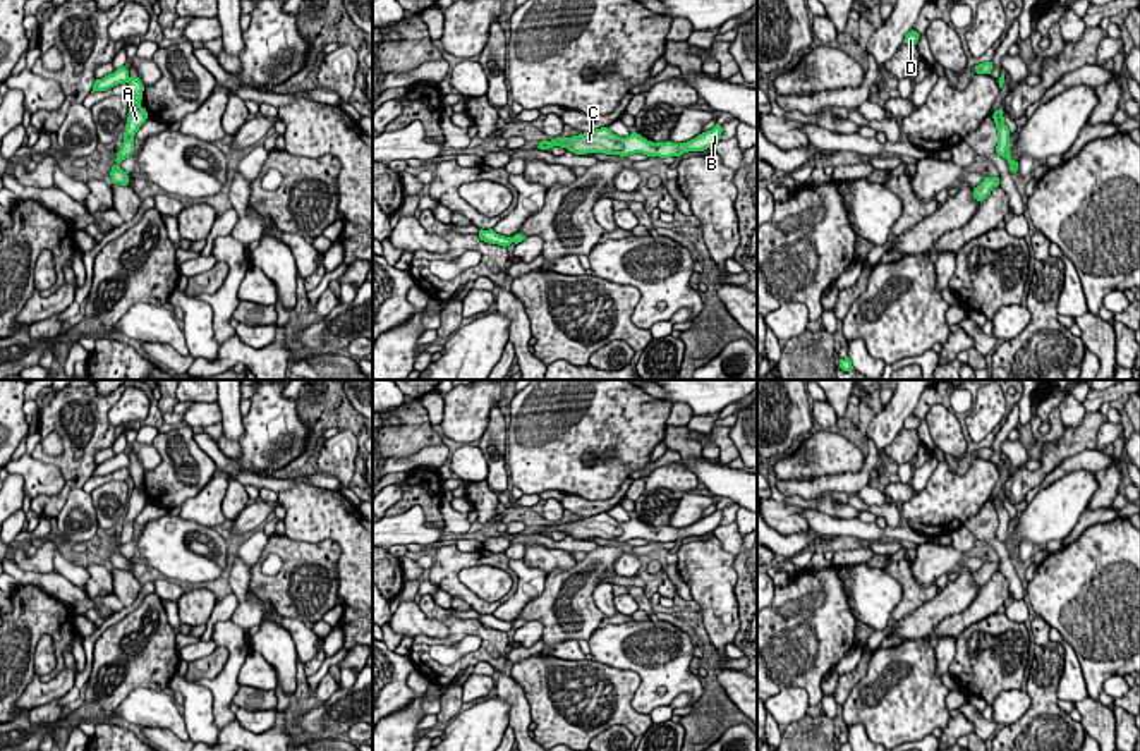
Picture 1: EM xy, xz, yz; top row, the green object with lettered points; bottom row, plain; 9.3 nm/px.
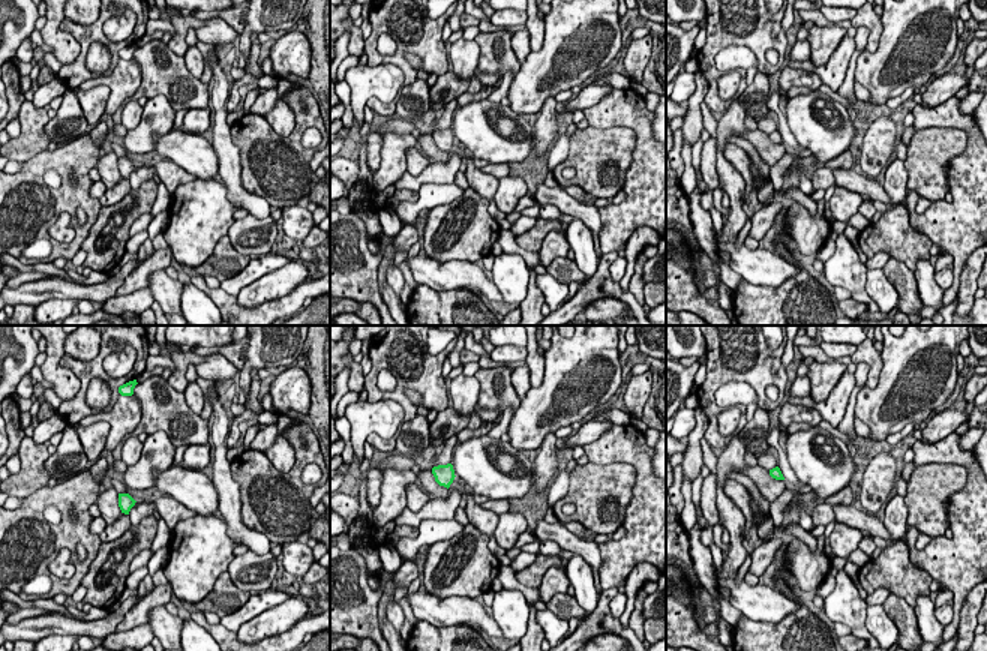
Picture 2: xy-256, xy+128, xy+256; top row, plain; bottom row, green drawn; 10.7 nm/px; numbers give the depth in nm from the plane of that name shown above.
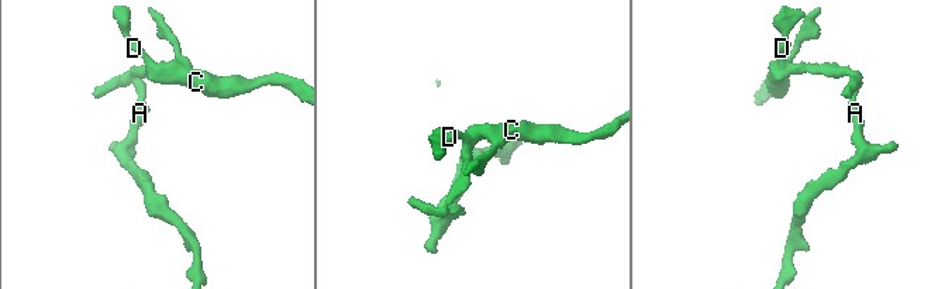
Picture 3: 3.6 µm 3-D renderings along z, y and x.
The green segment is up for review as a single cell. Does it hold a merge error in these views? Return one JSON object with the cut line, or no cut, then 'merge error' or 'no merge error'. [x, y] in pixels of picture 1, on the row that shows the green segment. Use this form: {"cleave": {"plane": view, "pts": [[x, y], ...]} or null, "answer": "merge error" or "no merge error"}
{"cleave": {"plane": "xy", "pts": [[131, 78], [127, 81]]}, "answer": "merge error"}

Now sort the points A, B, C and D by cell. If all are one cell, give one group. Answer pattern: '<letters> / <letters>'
A / B C D

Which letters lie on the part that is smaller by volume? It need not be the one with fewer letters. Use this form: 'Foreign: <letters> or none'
Foreign: B, C, D

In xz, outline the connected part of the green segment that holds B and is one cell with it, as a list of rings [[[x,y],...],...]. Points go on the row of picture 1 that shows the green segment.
[[[716,124],[711,131],[706,131],[697,137],[678,144],[671,141],[652,143],[637,132],[632,132],[627,137],[618,137],[608,127],[601,127],[572,137],[556,137],[551,141],[543,139],[537,148],[549,150],[553,146],[560,146],[575,155],[604,153],[620,155],[623,158],[628,155],[642,153],[647,156],[671,158],[682,156],[688,151],[704,151],[707,148],[712,148],[721,139],[721,132],[723,127]]]

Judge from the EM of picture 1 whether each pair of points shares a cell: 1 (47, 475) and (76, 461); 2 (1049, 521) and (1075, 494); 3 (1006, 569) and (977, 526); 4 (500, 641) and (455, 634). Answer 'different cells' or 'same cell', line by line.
1: different cells
2: same cell
3: same cell
4: same cell

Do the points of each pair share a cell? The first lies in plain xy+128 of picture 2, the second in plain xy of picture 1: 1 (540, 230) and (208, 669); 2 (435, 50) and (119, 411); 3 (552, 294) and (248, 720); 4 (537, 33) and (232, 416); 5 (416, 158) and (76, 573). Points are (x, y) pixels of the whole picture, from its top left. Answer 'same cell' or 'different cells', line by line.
1: same cell
2: different cells
3: same cell
4: different cells
5: different cells

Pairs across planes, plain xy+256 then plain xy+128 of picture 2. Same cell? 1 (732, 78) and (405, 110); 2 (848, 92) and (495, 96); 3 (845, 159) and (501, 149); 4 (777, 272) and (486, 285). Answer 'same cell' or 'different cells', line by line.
1: different cells
2: same cell
3: different cells
4: same cell

